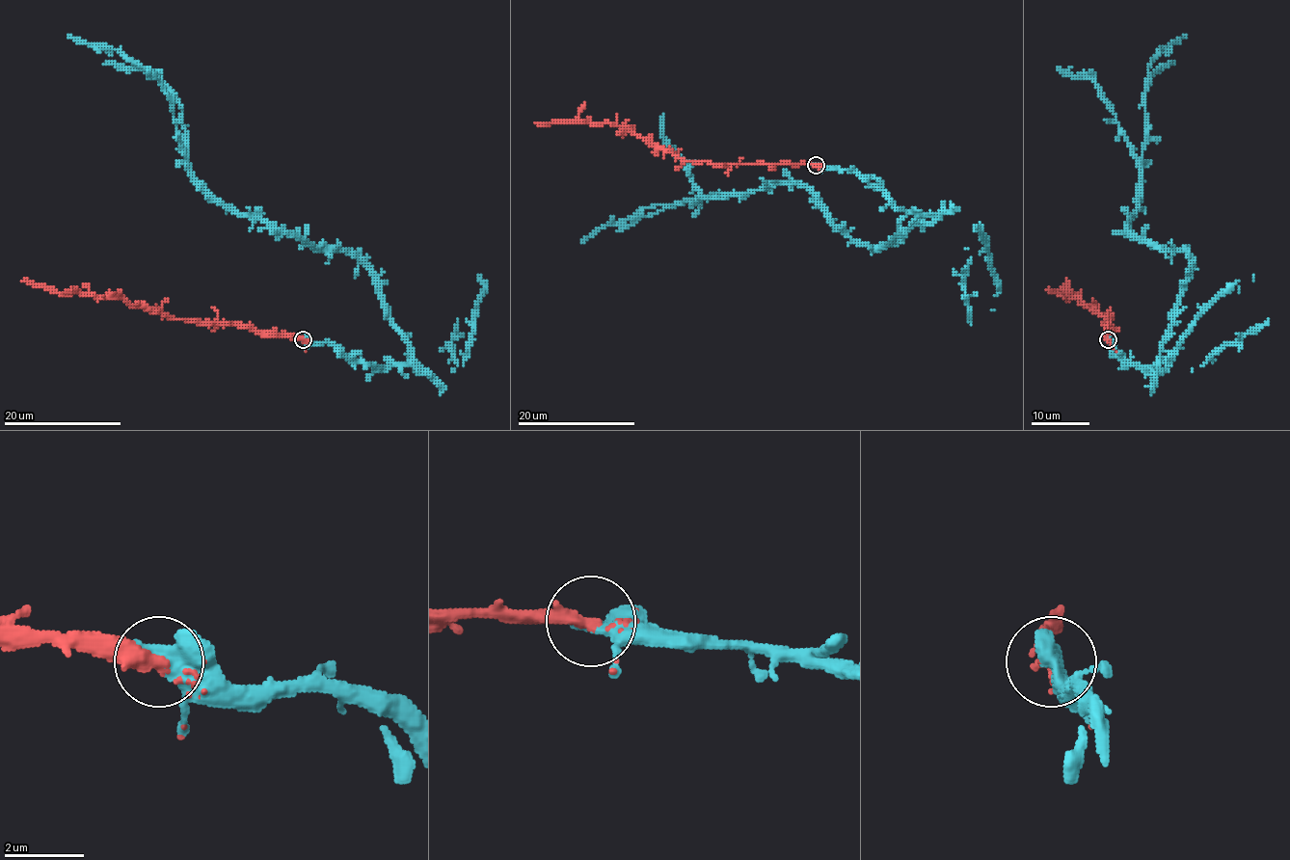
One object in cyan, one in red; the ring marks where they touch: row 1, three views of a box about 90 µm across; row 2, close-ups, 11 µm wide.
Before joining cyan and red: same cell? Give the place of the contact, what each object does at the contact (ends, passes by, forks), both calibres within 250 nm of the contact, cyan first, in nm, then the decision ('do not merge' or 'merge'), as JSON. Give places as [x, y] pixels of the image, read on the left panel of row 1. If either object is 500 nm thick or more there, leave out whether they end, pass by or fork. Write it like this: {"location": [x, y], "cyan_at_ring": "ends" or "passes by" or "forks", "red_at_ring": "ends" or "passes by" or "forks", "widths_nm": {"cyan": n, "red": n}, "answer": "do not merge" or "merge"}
{"location": [303, 339], "widths_nm": {"cyan": 550, "red": 280}, "answer": "merge"}

